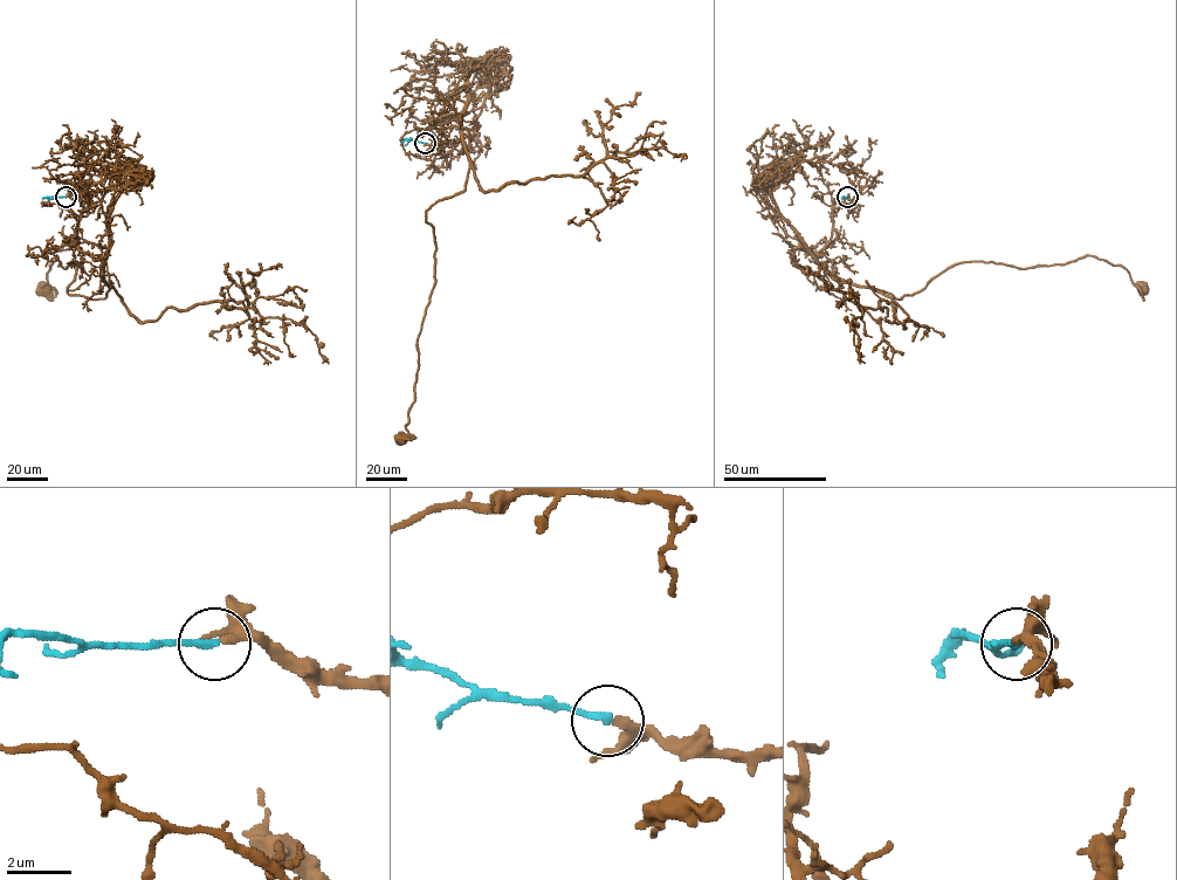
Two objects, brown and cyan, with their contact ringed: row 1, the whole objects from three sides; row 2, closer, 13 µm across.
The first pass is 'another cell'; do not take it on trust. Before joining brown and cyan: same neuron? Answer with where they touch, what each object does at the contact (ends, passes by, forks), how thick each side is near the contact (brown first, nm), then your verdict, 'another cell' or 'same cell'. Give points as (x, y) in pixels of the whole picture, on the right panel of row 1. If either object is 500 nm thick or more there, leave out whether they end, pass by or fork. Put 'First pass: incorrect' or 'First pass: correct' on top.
First pass: incorrect
at (847, 197); brown passes by; cyan ends there; 240 nm thick on the brown side, 240 nm on the other; same cell

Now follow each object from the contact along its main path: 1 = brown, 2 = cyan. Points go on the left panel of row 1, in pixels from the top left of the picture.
1: (67, 197), (89, 204), (76, 246), (110, 287), (70, 295), (76, 261), (56, 255), (43, 288)
2: (66, 197), (41, 199)

